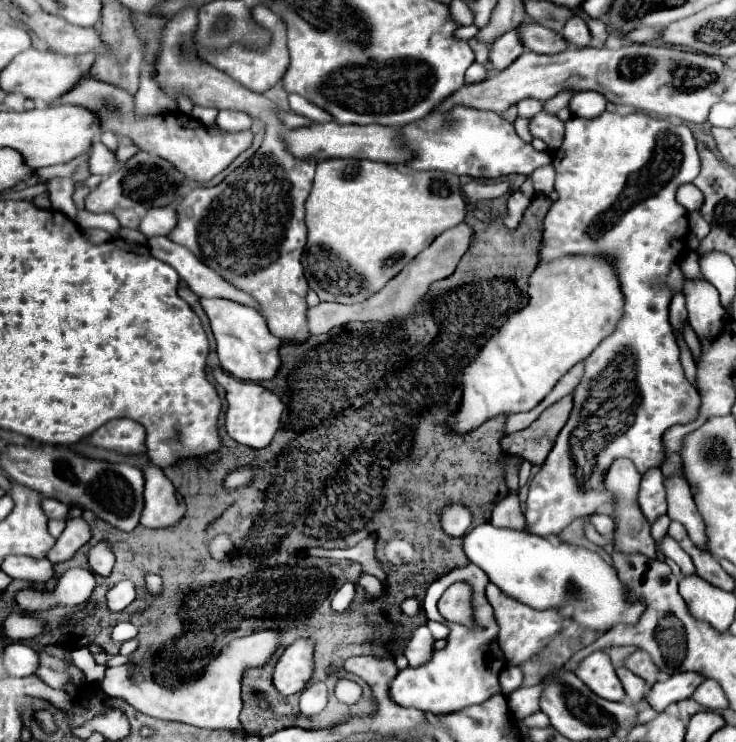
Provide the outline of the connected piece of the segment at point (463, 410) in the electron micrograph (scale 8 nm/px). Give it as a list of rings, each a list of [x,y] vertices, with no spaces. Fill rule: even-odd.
[[[561,257],[561,261],[551,261],[551,263],[539,265],[533,271],[533,275],[529,277],[529,303],[525,305],[525,309],[521,309],[519,313],[509,317],[509,321],[485,343],[485,349],[481,349],[481,353],[477,353],[477,357],[463,369],[463,399],[461,399],[461,405],[457,407],[457,413],[453,413],[453,417],[449,417],[449,421],[445,421],[447,429],[451,433],[471,433],[481,423],[485,423],[485,421],[489,421],[497,415],[511,415],[511,413],[519,413],[519,411],[525,411],[525,409],[533,409],[573,365],[583,361],[601,343],[601,339],[605,339],[615,329],[621,315],[623,315],[623,295],[619,291],[615,271],[613,271],[611,263],[605,261],[605,257]]]

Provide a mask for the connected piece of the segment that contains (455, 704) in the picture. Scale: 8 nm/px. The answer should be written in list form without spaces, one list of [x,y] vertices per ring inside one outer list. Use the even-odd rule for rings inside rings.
[[[471,563],[467,567],[449,571],[447,575],[431,583],[423,601],[423,609],[427,613],[427,619],[445,623],[445,617],[437,611],[437,599],[443,595],[443,591],[449,585],[459,583],[459,581],[471,585],[471,591],[473,591],[471,607],[473,607],[475,627],[467,629],[459,623],[451,623],[449,625],[451,633],[447,637],[445,649],[435,651],[433,659],[423,667],[399,671],[399,675],[393,679],[393,685],[391,685],[391,697],[399,705],[407,705],[407,707],[441,715],[441,713],[459,711],[469,705],[479,705],[499,691],[499,671],[505,665],[505,655],[497,642],[497,625],[493,621],[493,611],[489,605],[485,605],[485,585],[489,581],[487,575],[477,565],[471,565]]]

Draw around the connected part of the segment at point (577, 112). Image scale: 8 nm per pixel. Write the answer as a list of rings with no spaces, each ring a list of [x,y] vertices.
[[[581,91],[571,97],[571,115],[589,119],[589,117],[599,117],[605,111],[605,97],[595,93],[595,91]]]

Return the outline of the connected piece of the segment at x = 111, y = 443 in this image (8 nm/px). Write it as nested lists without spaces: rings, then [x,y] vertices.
[[[113,419],[107,421],[91,435],[91,443],[121,453],[141,453],[145,451],[145,429],[133,419]]]

